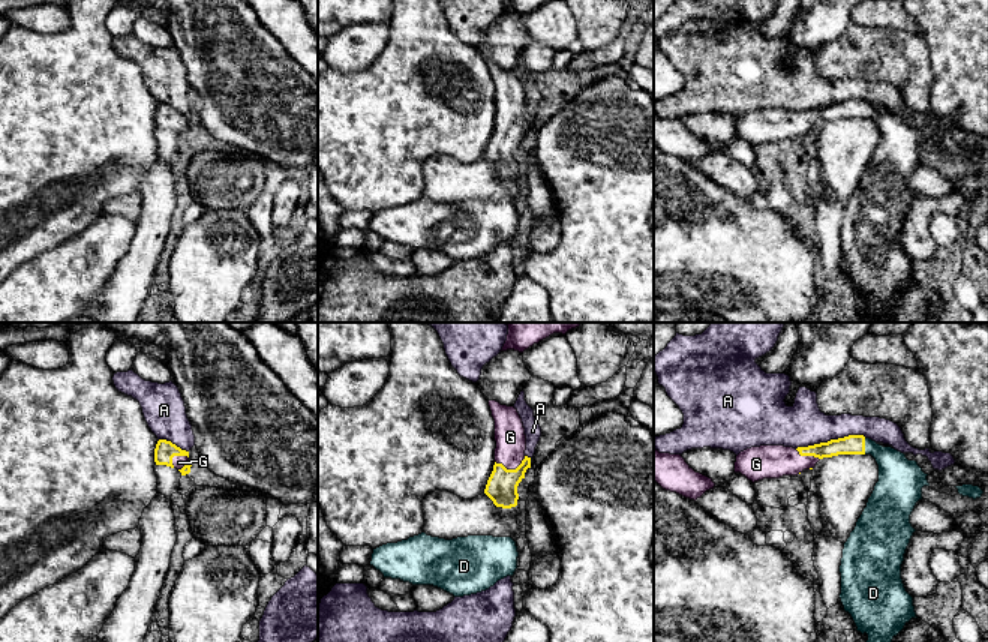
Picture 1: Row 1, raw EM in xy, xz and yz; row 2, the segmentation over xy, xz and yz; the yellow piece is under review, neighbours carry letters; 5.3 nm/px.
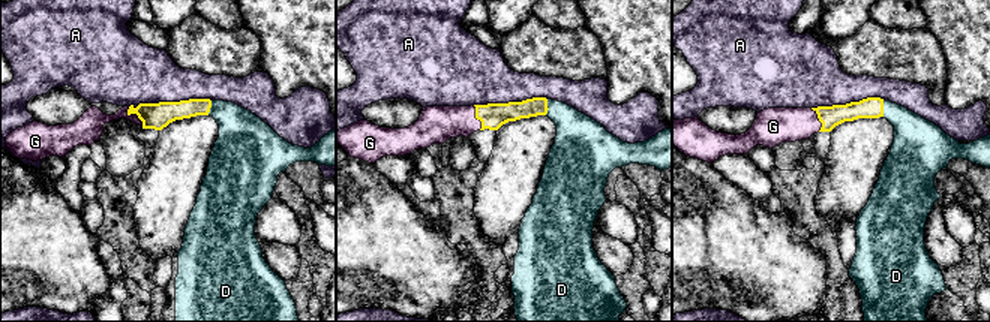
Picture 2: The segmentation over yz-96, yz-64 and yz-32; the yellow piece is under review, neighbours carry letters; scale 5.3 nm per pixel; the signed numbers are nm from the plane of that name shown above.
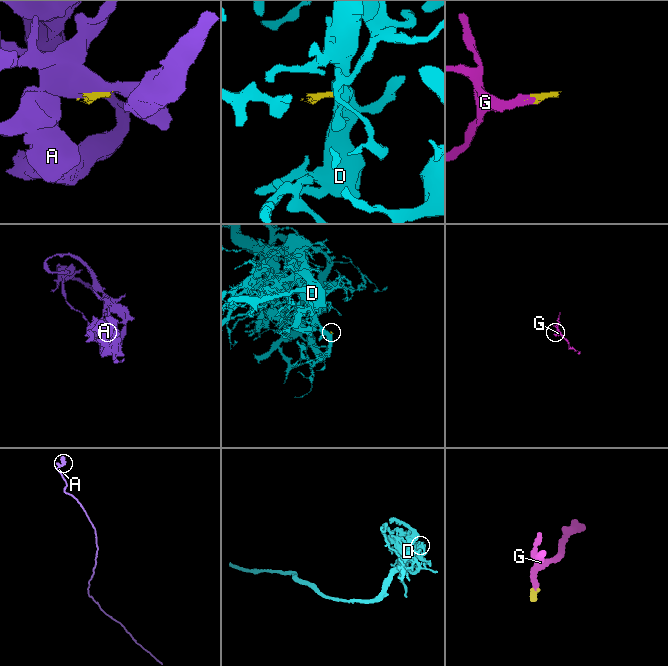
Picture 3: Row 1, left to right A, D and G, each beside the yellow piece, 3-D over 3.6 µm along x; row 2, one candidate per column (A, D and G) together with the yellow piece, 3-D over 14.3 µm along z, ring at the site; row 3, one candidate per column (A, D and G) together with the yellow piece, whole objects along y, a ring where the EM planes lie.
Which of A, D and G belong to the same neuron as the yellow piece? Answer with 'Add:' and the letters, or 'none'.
Add: D, G

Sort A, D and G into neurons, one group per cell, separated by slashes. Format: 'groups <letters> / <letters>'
groups A / D G

